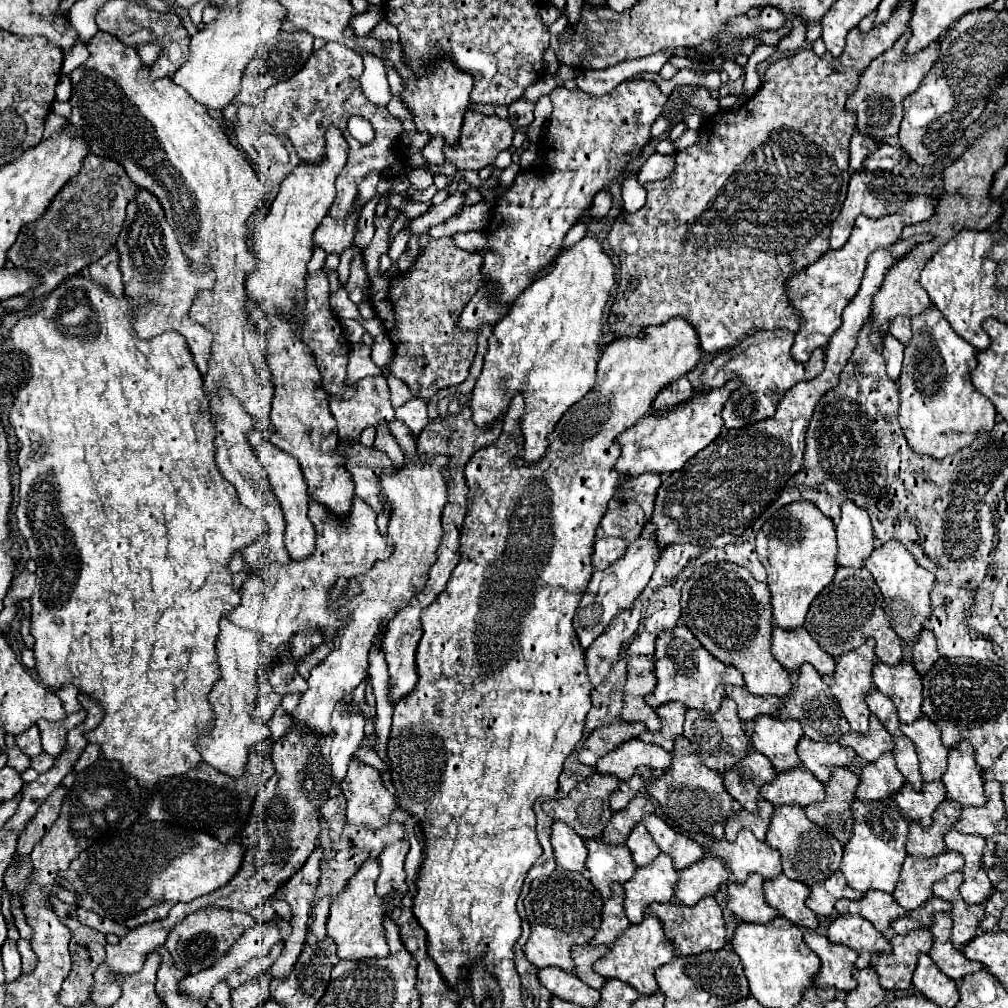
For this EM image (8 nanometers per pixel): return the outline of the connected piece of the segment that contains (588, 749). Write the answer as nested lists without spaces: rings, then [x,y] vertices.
[[[614,723],[614,725],[604,725],[598,727],[590,733],[590,737],[584,741],[578,759],[584,765],[596,767],[598,759],[602,759],[606,753],[610,753],[612,749],[620,747],[622,743],[636,739],[640,733],[644,733],[646,727],[642,723]]]

